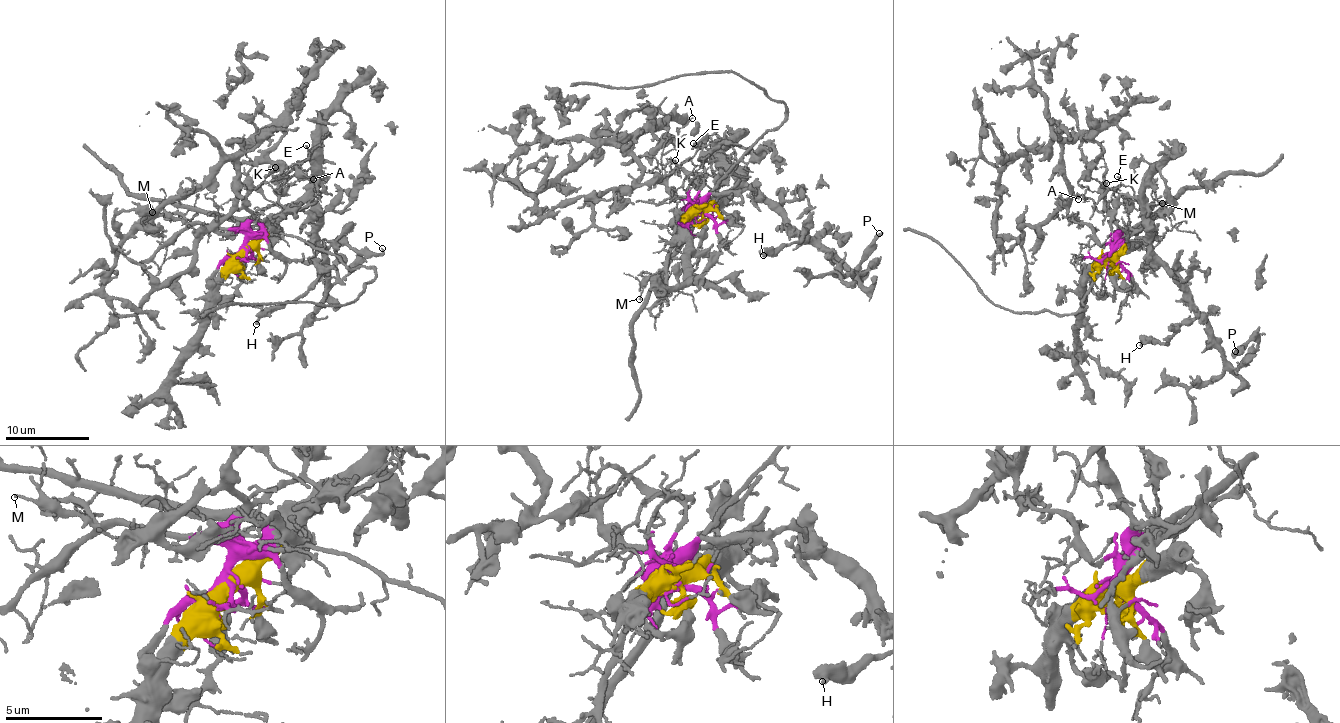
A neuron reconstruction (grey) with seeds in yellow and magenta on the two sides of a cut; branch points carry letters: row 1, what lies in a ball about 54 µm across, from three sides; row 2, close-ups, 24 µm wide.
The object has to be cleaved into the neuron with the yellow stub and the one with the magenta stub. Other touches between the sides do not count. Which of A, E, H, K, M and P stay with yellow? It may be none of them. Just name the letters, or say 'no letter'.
H, P

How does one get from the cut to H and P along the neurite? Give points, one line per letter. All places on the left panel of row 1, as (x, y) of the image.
H: (241, 251), (253, 248), (287, 214), (308, 200), (318, 224), (318, 277), (300, 295), (265, 310), (255, 325)
P: (241, 251), (253, 248), (308, 200), (329, 283), (335, 280), (337, 248), (346, 243), (379, 253), (382, 247)

